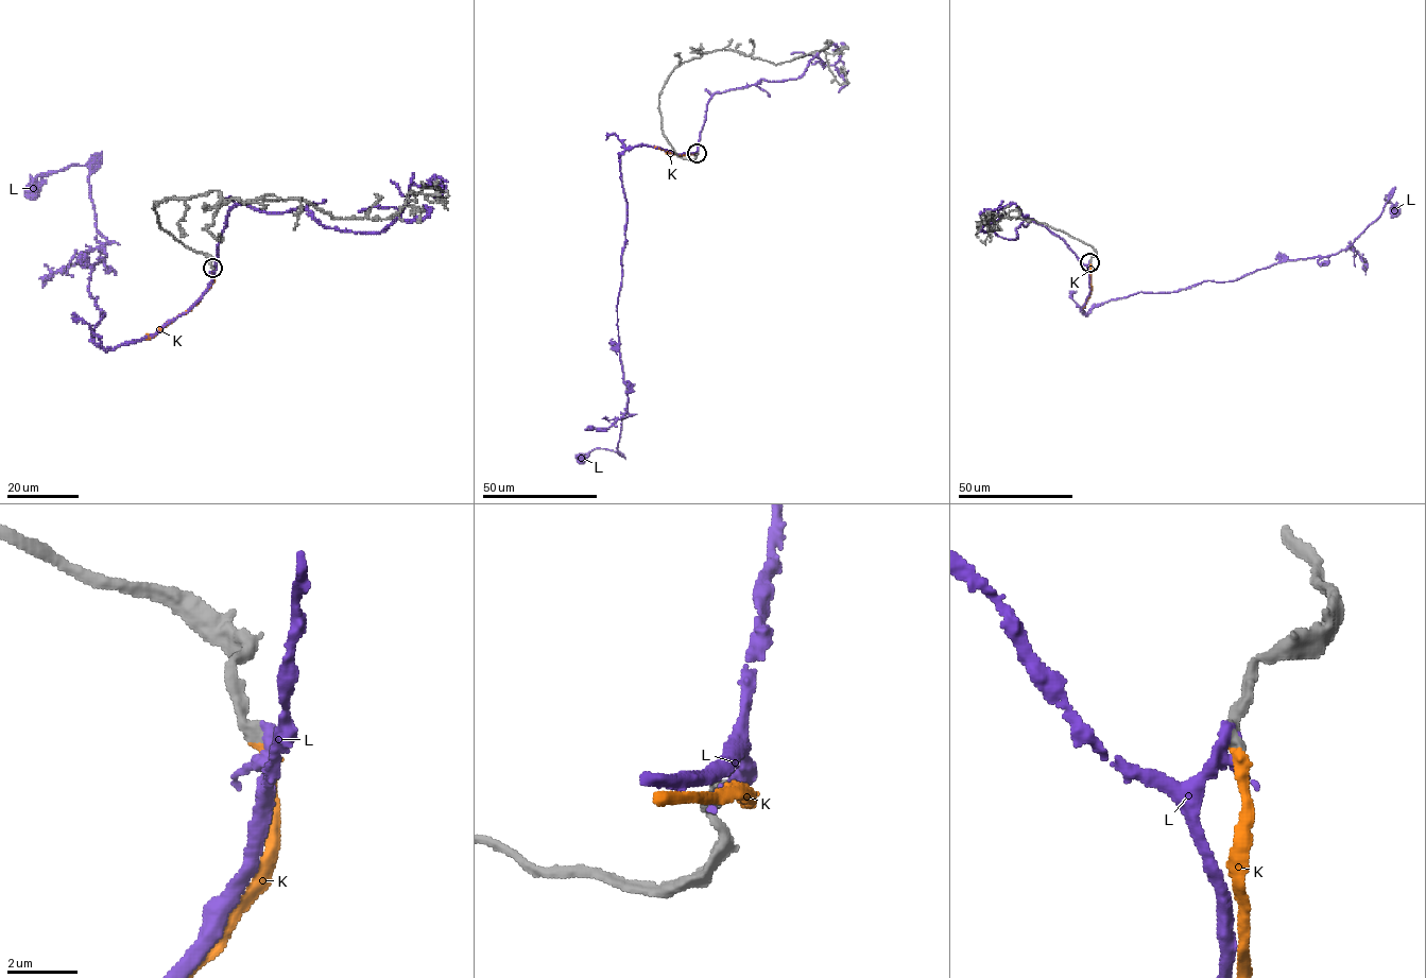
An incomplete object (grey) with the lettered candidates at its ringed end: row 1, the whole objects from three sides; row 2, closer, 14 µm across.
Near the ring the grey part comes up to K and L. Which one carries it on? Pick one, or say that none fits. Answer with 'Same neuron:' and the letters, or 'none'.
Same neuron: K

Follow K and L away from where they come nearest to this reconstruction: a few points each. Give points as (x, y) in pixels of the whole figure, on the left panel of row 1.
K: (213, 268), (213, 282), (202, 296), (145, 339)
L: (213, 267), (186, 312), (100, 347), (88, 284), (107, 241), (86, 166), (40, 173), (33, 190)

